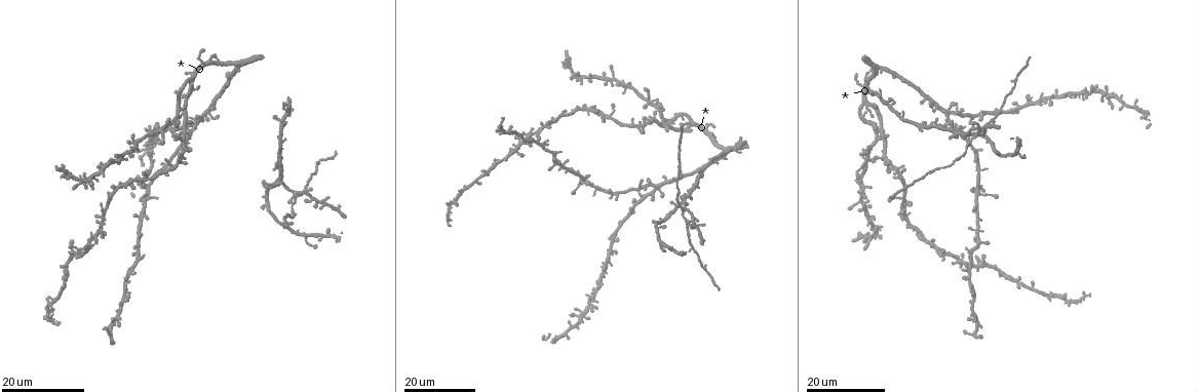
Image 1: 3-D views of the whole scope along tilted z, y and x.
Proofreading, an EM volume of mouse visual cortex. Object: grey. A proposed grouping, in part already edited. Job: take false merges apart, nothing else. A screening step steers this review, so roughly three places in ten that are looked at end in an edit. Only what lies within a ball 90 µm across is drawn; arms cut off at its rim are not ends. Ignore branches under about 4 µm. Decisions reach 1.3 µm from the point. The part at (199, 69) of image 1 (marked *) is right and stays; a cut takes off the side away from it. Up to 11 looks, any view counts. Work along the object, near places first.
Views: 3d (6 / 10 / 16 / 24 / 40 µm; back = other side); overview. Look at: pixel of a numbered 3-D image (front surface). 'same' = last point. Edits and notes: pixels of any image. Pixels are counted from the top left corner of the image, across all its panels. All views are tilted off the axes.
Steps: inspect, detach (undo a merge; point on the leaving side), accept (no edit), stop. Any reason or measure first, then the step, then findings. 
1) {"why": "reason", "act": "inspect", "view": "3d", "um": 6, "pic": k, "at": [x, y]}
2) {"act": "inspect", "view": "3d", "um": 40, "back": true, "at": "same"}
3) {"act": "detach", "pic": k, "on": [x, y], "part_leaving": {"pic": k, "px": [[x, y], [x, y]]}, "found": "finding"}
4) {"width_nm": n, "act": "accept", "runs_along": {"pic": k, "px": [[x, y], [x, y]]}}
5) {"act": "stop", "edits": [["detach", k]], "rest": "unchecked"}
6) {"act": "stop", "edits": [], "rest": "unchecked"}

{"act": "inspect", "view": "3d", "um": 16, "pic": 1, "at": [205, 66]}

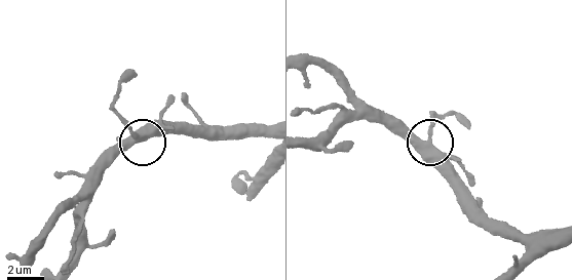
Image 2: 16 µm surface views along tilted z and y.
{"act": "inspect", "view": "3d", "um": 6, "pic": 2, "at": [137, 137]}

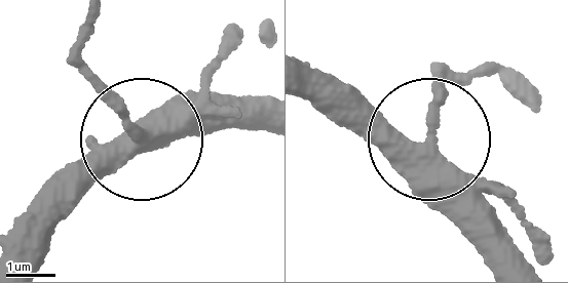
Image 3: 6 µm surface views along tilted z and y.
{"side_arm_um": 5, "act": "accept", "found": "all the same neuron"}

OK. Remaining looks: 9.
{"why": "thin arm on a thick one", "act": "inspect", "view": "3d", "um": 16, "pic": 1, "at": [979, 193]}

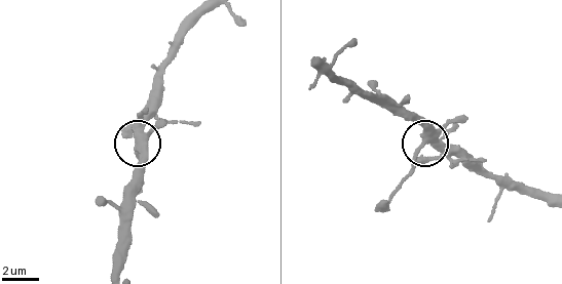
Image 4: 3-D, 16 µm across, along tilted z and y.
{"why": "zoom in", "act": "inspect", "view": "3d", "um": 6, "pic": 4, "at": [137, 145]}

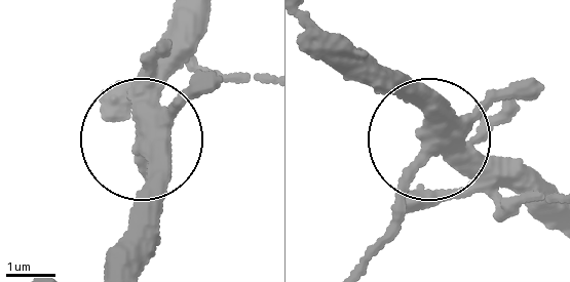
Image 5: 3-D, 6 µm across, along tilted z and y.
{"act": "inspect", "view": "3d", "um": 6, "back": true, "pic": 5, "at": [427, 149]}

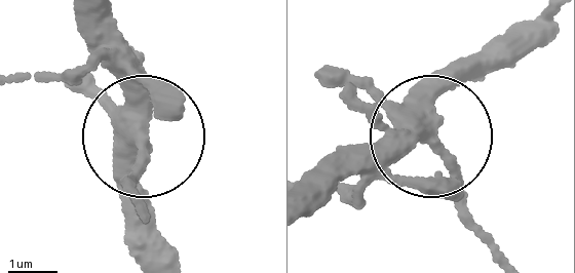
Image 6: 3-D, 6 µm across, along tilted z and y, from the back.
{"act": "accept", "runs_along": {"pic": 6, "px": [[73, 10], [144, 138], [126, 193]]}, "found": "one neuron here"}

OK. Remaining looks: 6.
{"why": "arms run side by side", "act": "inspect", "view": "3d", "um": 16, "pic": 1, "at": [278, 181]}

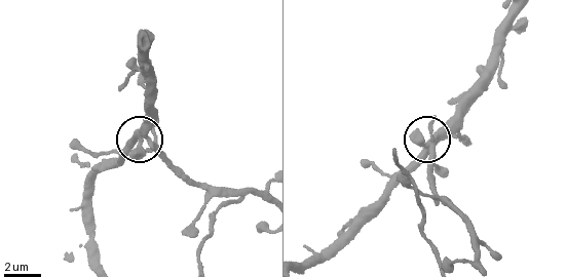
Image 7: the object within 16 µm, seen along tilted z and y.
{"act": "inspect", "view": "3d", "um": 6, "pic": 7, "at": [427, 144]}

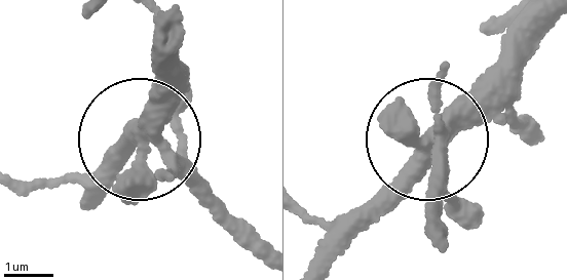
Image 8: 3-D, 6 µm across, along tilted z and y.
{"act": "accept", "runs_along": {"pic": 8, "px": [[183, 35], [141, 133], [109, 168]]}, "found": "continuous, no second neuron"}

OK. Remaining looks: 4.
{"why": "side arm on a straight run", "act": "inspect", "view": "3d", "um": 16, "pic": 1, "at": [680, 204]}

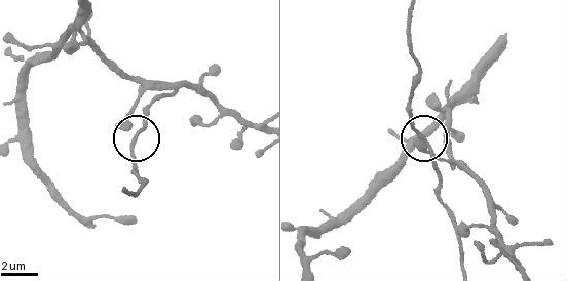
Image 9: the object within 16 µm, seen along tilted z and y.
{"why": "zoom in", "act": "inspect", "view": "3d", "um": 6, "pic": 9, "at": [140, 132]}

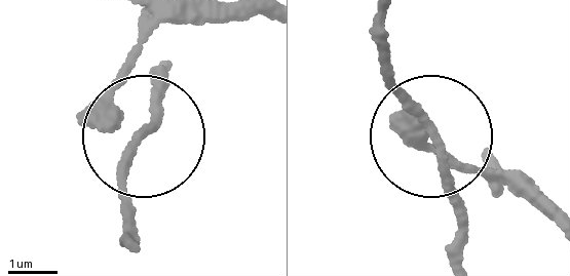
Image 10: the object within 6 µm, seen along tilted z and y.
{"act": "accept", "runs_along": {"pic": 10, "px": [[136, 22], [114, 102], [142, 135], [119, 245]]}, "found": "all the same neuron"}

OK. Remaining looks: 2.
{"why": "thin arm on a thick one", "act": "inspect", "view": "3d", "um": 24, "pic": 1, "at": [581, 318]}

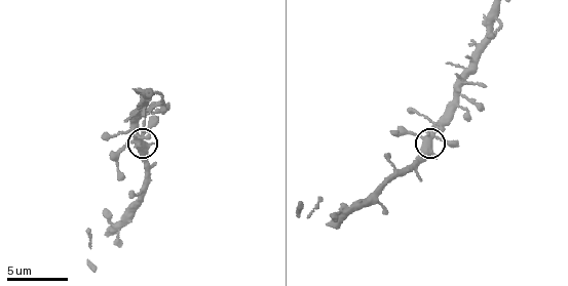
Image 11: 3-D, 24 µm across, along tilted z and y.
{"act": "inspect", "view": "3d", "um": 10, "pic": 11, "at": [134, 141]}

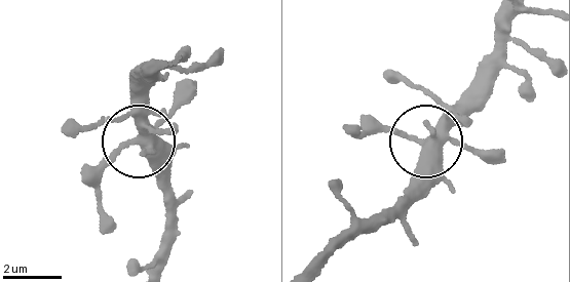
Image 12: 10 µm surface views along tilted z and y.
{"act": "accept", "found": "continuous, no second neuron"}

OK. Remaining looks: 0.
{"act": "stop", "edits": [], "rest": "unchecked"}

